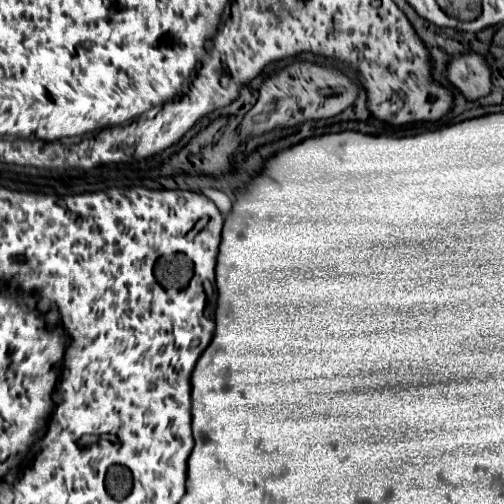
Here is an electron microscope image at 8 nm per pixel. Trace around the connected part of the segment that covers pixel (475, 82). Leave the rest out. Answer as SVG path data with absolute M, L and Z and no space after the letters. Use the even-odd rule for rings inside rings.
M478 54L454 56L448 64L446 76L468 100L478 100L490 92L490 68L484 58L478 58Z

